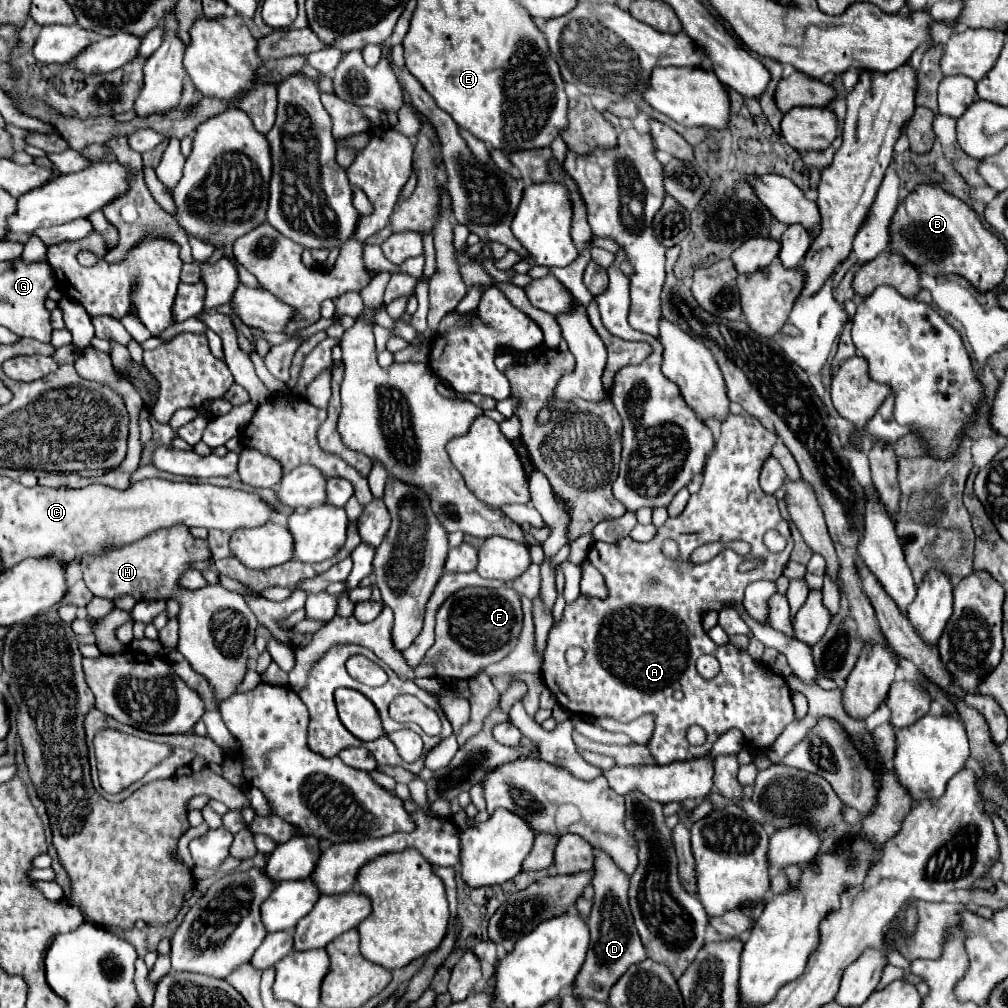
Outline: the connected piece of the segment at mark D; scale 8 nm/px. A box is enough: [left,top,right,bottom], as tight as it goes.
[574,852,646,1000]

